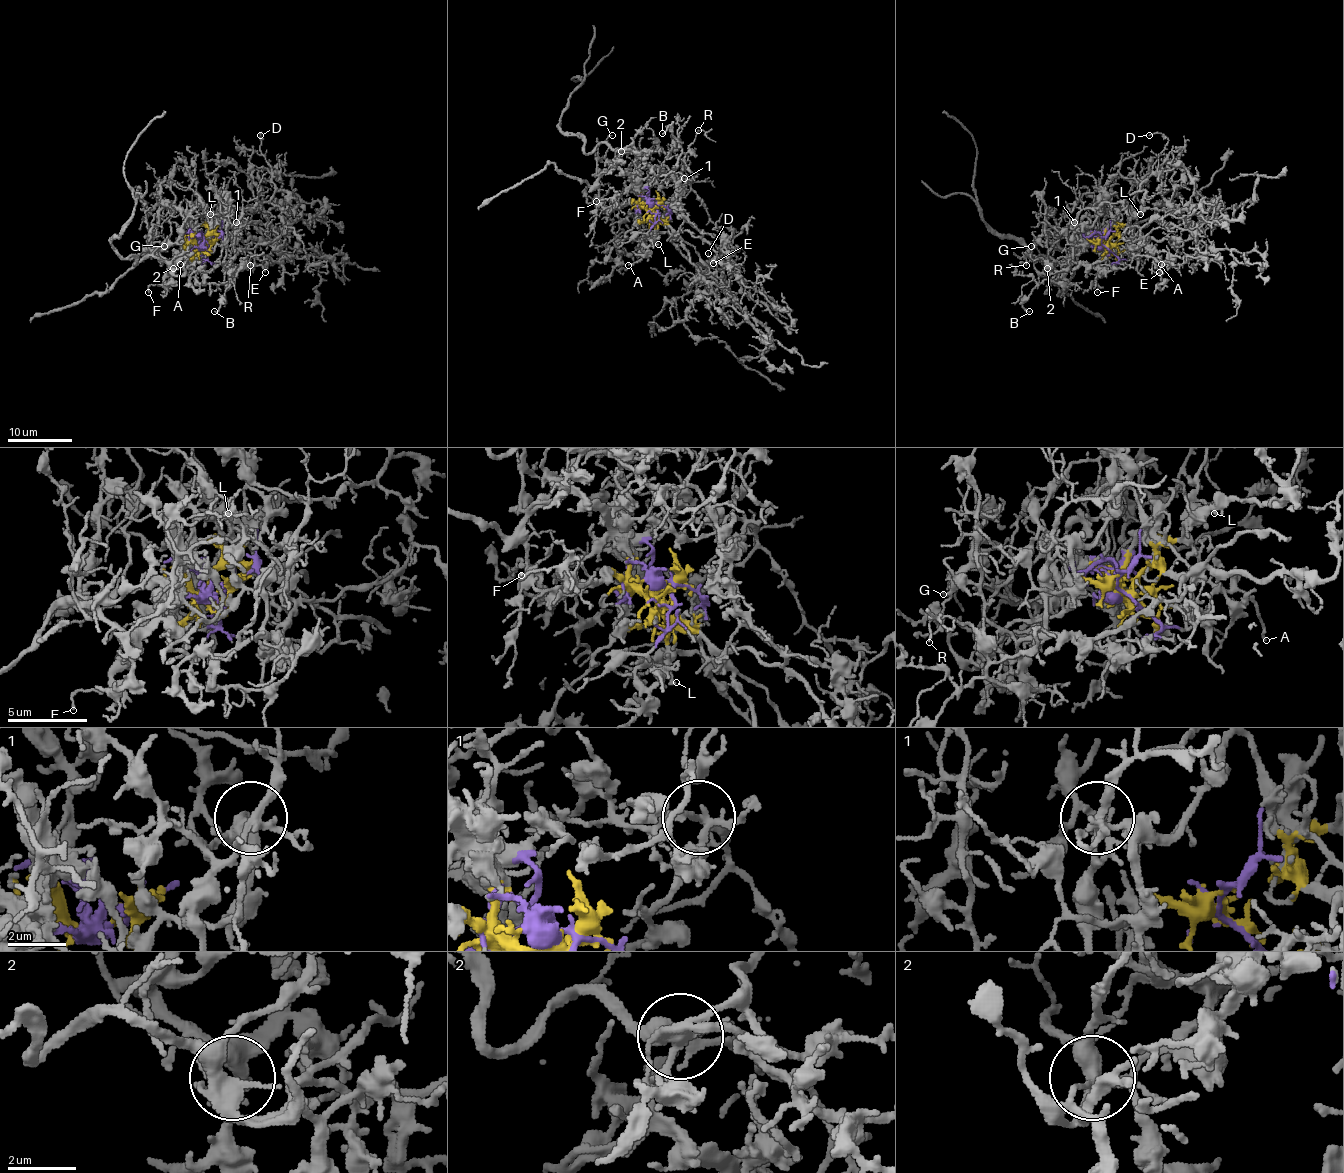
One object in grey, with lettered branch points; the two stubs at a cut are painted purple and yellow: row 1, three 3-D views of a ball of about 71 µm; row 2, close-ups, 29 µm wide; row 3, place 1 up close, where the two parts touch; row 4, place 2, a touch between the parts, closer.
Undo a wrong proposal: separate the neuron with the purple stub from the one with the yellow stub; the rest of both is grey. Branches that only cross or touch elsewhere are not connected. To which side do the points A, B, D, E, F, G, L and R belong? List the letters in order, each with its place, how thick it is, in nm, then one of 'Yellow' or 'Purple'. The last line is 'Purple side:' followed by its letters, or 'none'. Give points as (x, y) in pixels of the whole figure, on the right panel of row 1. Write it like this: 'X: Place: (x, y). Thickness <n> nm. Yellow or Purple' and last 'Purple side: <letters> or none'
A: Place: (1161, 264). Thickness 160 nm. Yellow
B: Place: (1029, 311). Thickness 140 nm. Purple
D: Place: (1149, 135). Thickness 90 nm. Purple
E: Place: (1159, 272). Thickness 100 nm. Yellow
F: Place: (1097, 292). Thickness 120 nm. Yellow
G: Place: (1031, 246). Thickness 100 nm. Purple
L: Place: (1140, 214). Thickness 200 nm. Yellow
R: Place: (1026, 265). Thickness 120 nm. Purple
Purple side: B, D, G, R

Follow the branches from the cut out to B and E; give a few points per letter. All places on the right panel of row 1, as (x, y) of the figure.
B: (1102, 243), (1079, 235), (1076, 254), (1062, 256), (1054, 267), (1071, 283), (1042, 280), (1023, 304), (1029, 311)
E: (1102, 243), (1118, 235), (1127, 241), (1135, 254), (1151, 258), (1160, 272)

